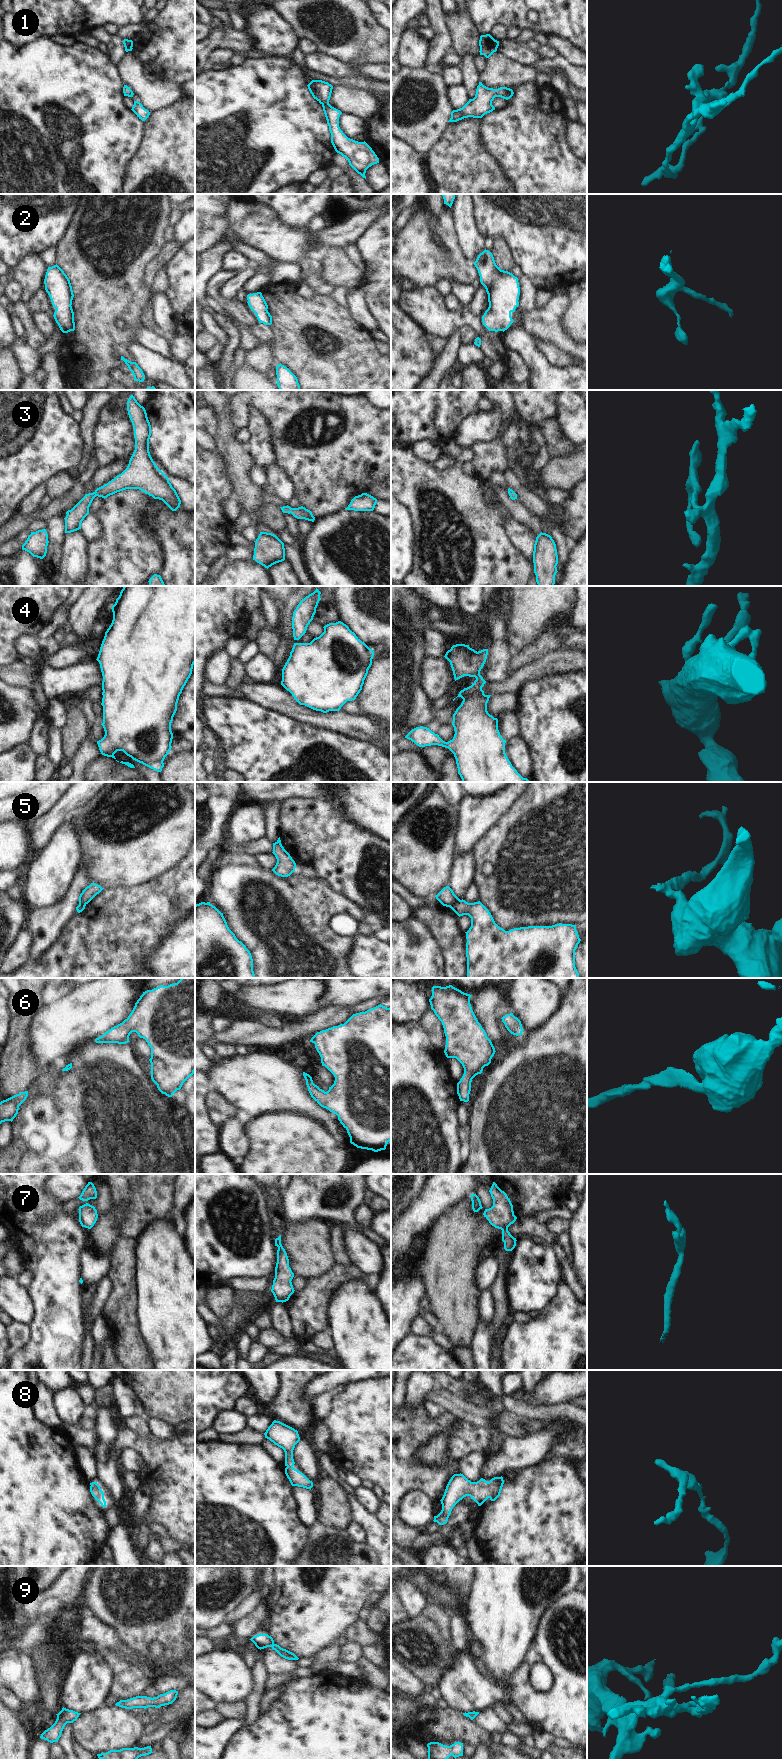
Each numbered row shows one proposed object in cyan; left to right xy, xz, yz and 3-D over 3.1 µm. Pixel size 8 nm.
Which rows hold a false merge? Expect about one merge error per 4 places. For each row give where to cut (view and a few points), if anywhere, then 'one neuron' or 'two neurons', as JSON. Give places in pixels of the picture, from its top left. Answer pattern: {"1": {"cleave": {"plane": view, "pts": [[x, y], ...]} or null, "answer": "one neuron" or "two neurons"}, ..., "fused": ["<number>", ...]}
{"1": {"cleave": null, "answer": "one neuron"}, "2": {"cleave": null, "answer": "one neuron"}, "3": {"cleave": null, "answer": "one neuron"}, "4": {"cleave": null, "answer": "one neuron"}, "5": {"cleave": {"plane": "yz", "pts": [[459, 899], [450, 907]]}, "answer": "two neurons"}, "6": {"cleave": null, "answer": "one neuron"}, "7": {"cleave": null, "answer": "one neuron"}, "8": {"cleave": null, "answer": "one neuron"}, "9": {"cleave": null, "answer": "one neuron"}, "fused": ["5"]}

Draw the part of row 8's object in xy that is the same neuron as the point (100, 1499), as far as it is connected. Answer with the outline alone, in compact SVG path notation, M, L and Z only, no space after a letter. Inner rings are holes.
M92 1482L90 1483L90 1485L90 1492L92 1496L101 1504L103 1508L107 1506L104 1499L104 1493L101 1490L100 1486L97 1484L97 1482Z

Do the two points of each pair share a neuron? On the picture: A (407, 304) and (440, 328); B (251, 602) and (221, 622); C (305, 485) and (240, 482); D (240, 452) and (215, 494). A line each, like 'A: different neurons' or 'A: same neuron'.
A: same neuron
B: same neuron
C: different neurons
D: different neurons

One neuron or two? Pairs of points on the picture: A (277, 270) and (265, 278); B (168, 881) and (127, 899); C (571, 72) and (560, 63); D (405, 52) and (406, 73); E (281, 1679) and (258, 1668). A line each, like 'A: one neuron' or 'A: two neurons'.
A: two neurons
B: one neuron
C: one neuron
D: two neurons
E: two neurons

